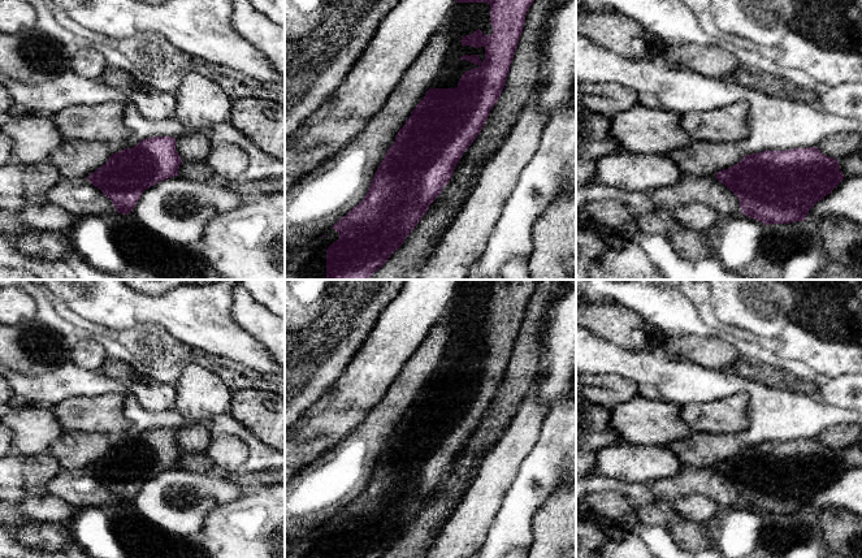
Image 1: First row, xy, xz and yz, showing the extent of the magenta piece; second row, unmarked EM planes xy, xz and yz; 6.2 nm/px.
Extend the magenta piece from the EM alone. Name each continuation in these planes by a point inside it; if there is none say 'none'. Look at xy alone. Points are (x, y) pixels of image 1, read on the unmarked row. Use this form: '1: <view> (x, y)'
none

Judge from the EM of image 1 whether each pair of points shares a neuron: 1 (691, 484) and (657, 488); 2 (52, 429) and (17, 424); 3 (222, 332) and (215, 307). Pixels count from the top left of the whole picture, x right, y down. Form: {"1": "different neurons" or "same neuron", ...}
{"1": "same neuron", "2": "same neuron", "3": "same neuron"}

